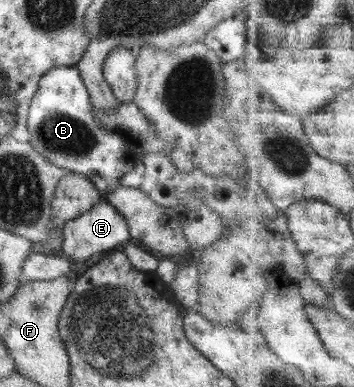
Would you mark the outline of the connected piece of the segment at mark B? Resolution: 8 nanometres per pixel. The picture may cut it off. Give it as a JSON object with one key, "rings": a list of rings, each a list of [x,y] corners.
{"rings":[[[64,66],[47,70],[39,78],[26,114],[27,142],[54,166],[83,174],[104,195],[118,187],[119,178],[134,168],[135,155],[128,151],[126,140],[96,126],[90,107],[78,70]]]}

